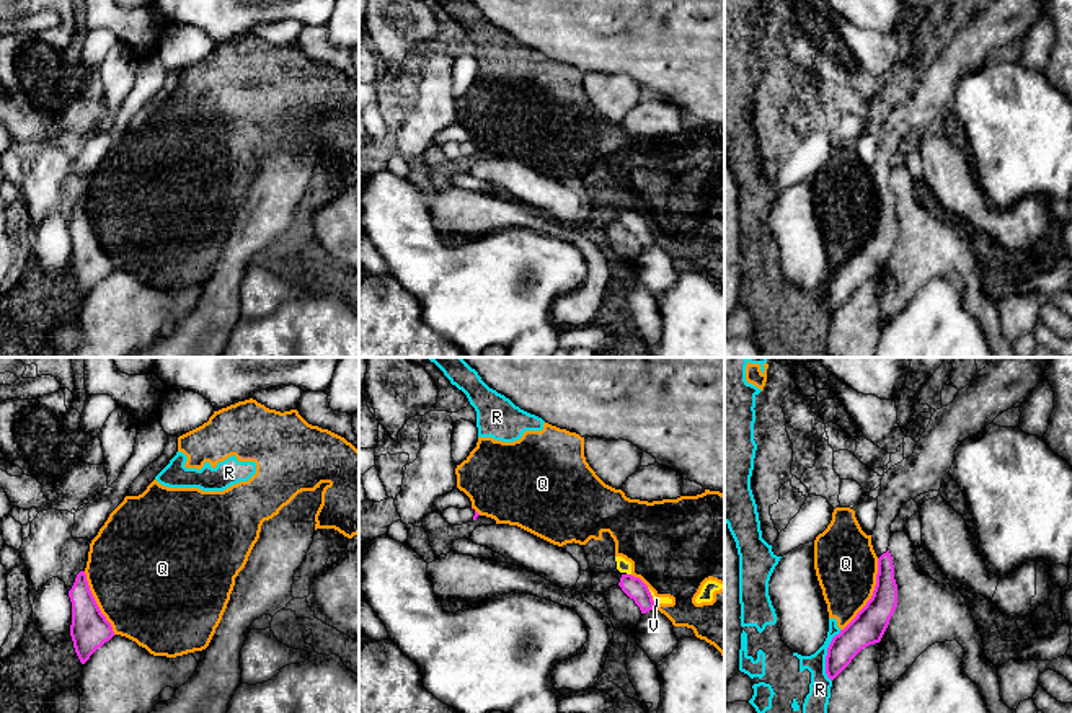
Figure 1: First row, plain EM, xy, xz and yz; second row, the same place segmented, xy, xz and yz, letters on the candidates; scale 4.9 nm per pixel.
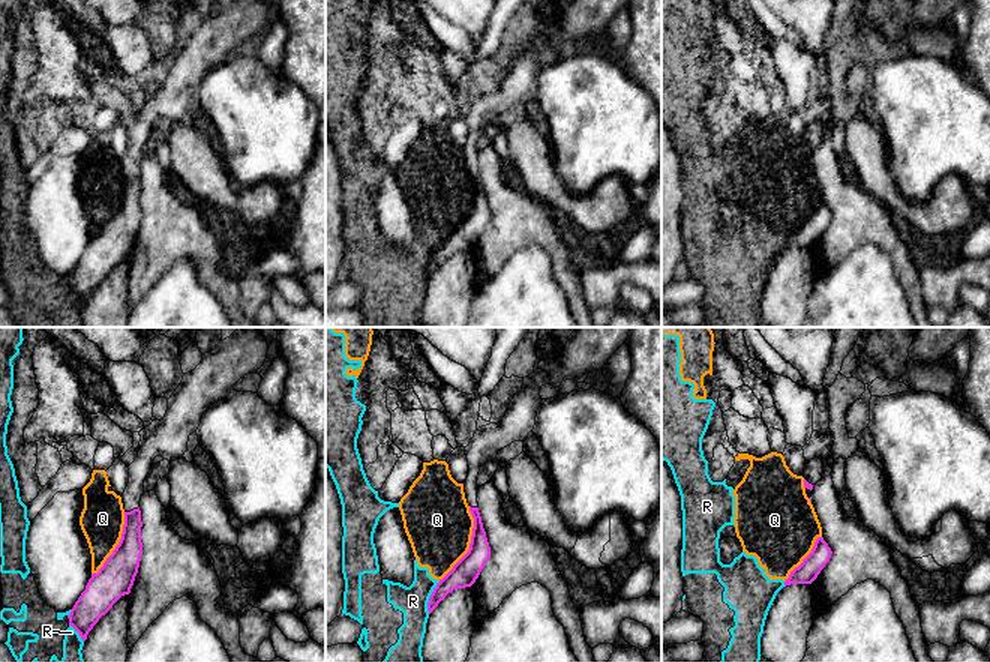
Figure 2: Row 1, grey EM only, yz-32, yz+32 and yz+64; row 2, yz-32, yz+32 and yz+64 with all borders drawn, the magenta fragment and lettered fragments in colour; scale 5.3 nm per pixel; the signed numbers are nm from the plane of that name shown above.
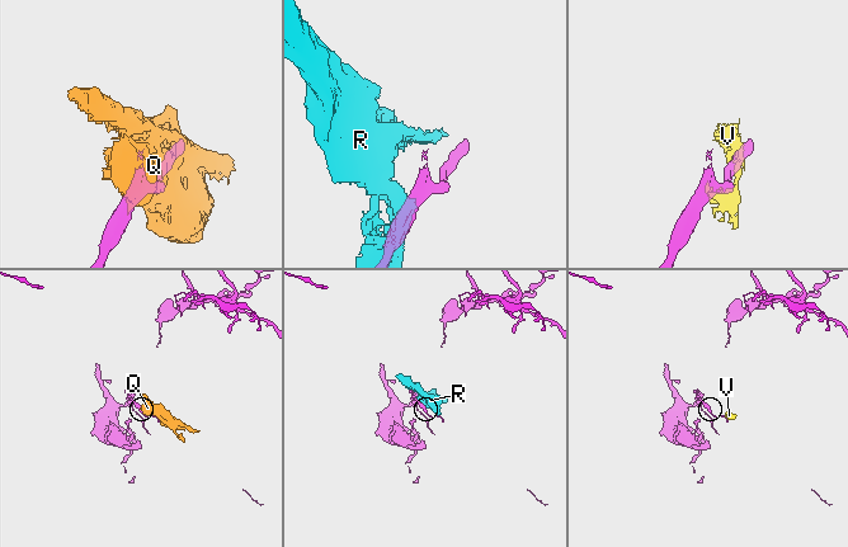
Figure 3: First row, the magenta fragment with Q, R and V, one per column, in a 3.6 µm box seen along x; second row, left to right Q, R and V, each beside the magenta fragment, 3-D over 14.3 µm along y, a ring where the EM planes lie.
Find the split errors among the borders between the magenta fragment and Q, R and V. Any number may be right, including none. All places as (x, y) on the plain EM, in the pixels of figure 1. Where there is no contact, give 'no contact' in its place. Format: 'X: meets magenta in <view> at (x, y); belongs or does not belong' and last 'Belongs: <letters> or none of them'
Q: meets magenta in yz at (873, 229); does not belong
R: meets magenta in yz at (826, 291); does not belong
V: meets magenta in xz at (629, 209); does not belong
Belongs: none of them

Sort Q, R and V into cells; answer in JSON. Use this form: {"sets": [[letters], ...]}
{"sets": [["Q", "R", "V"]]}

